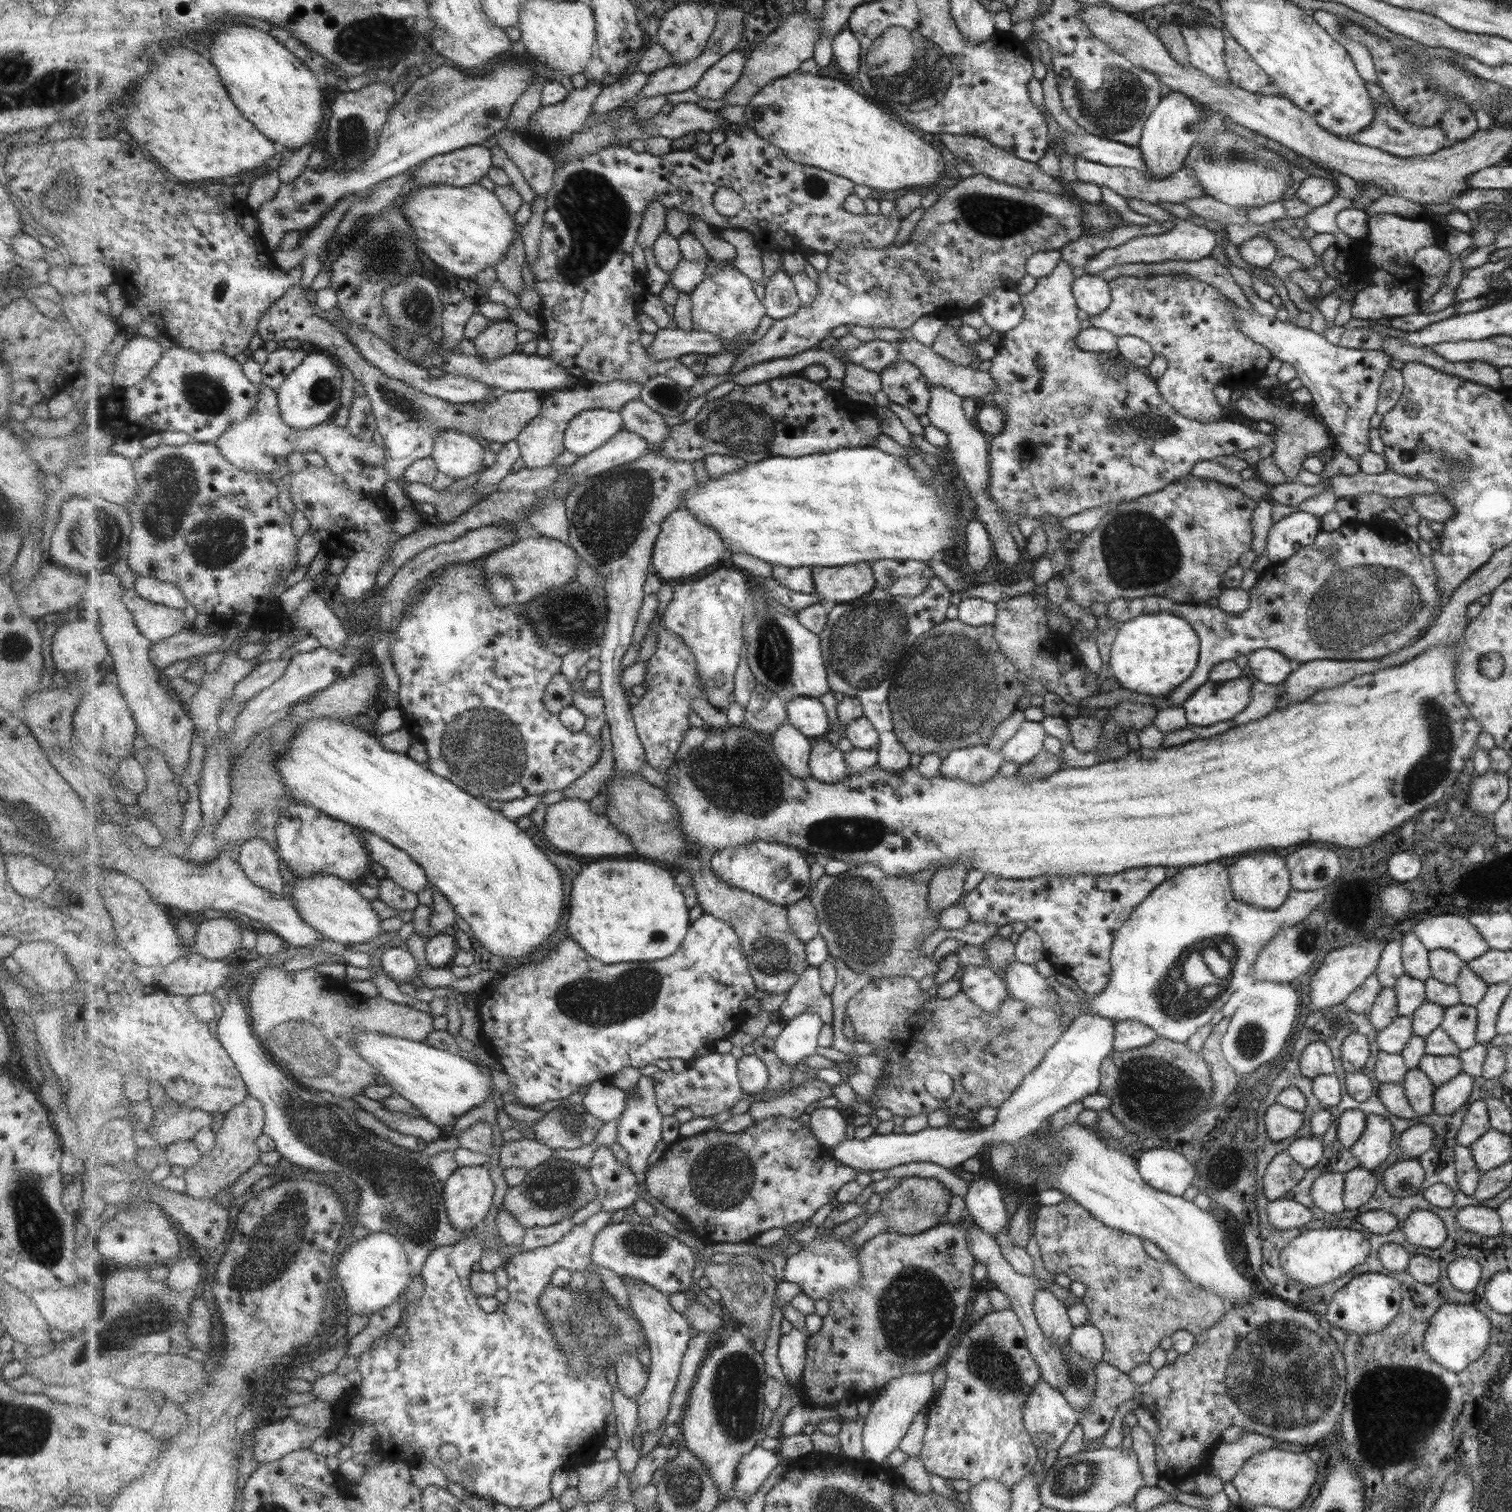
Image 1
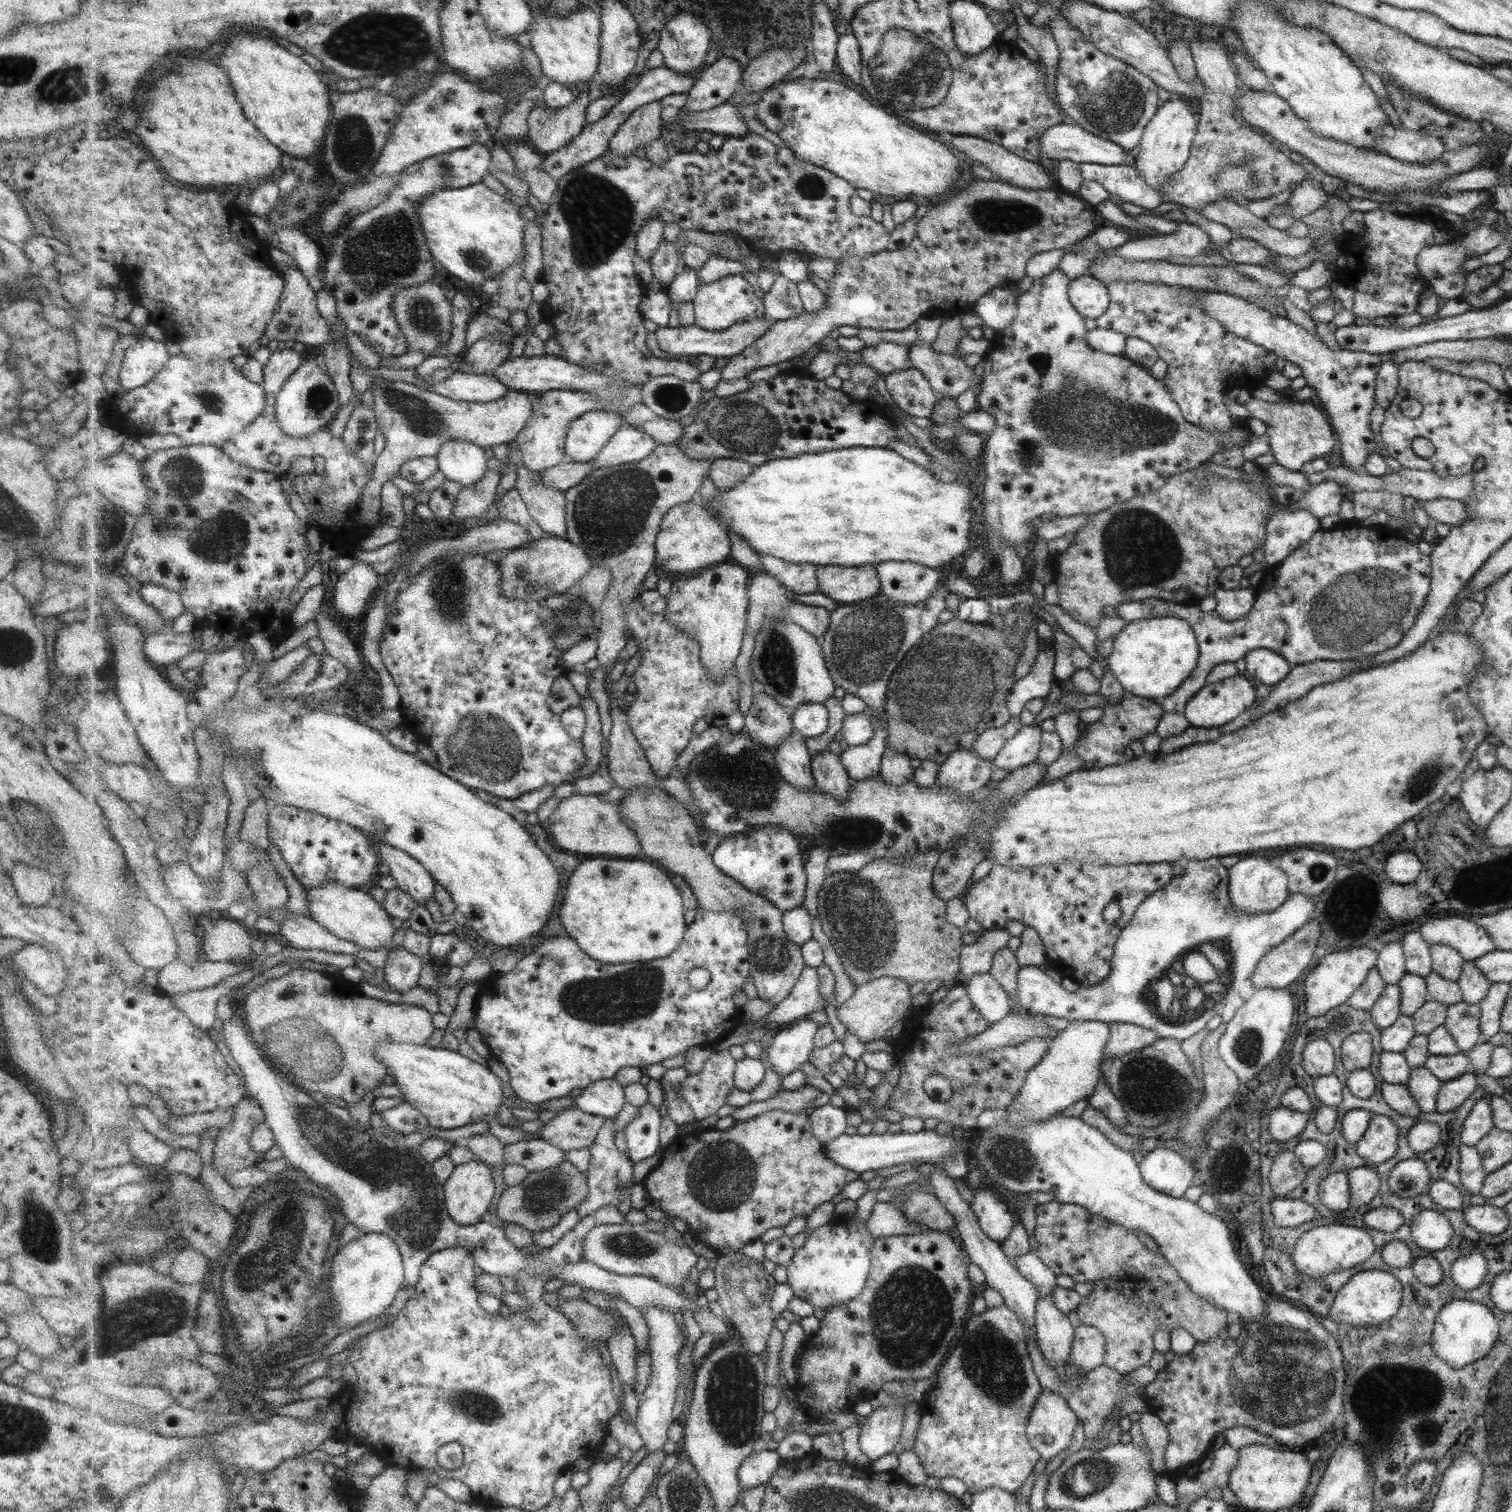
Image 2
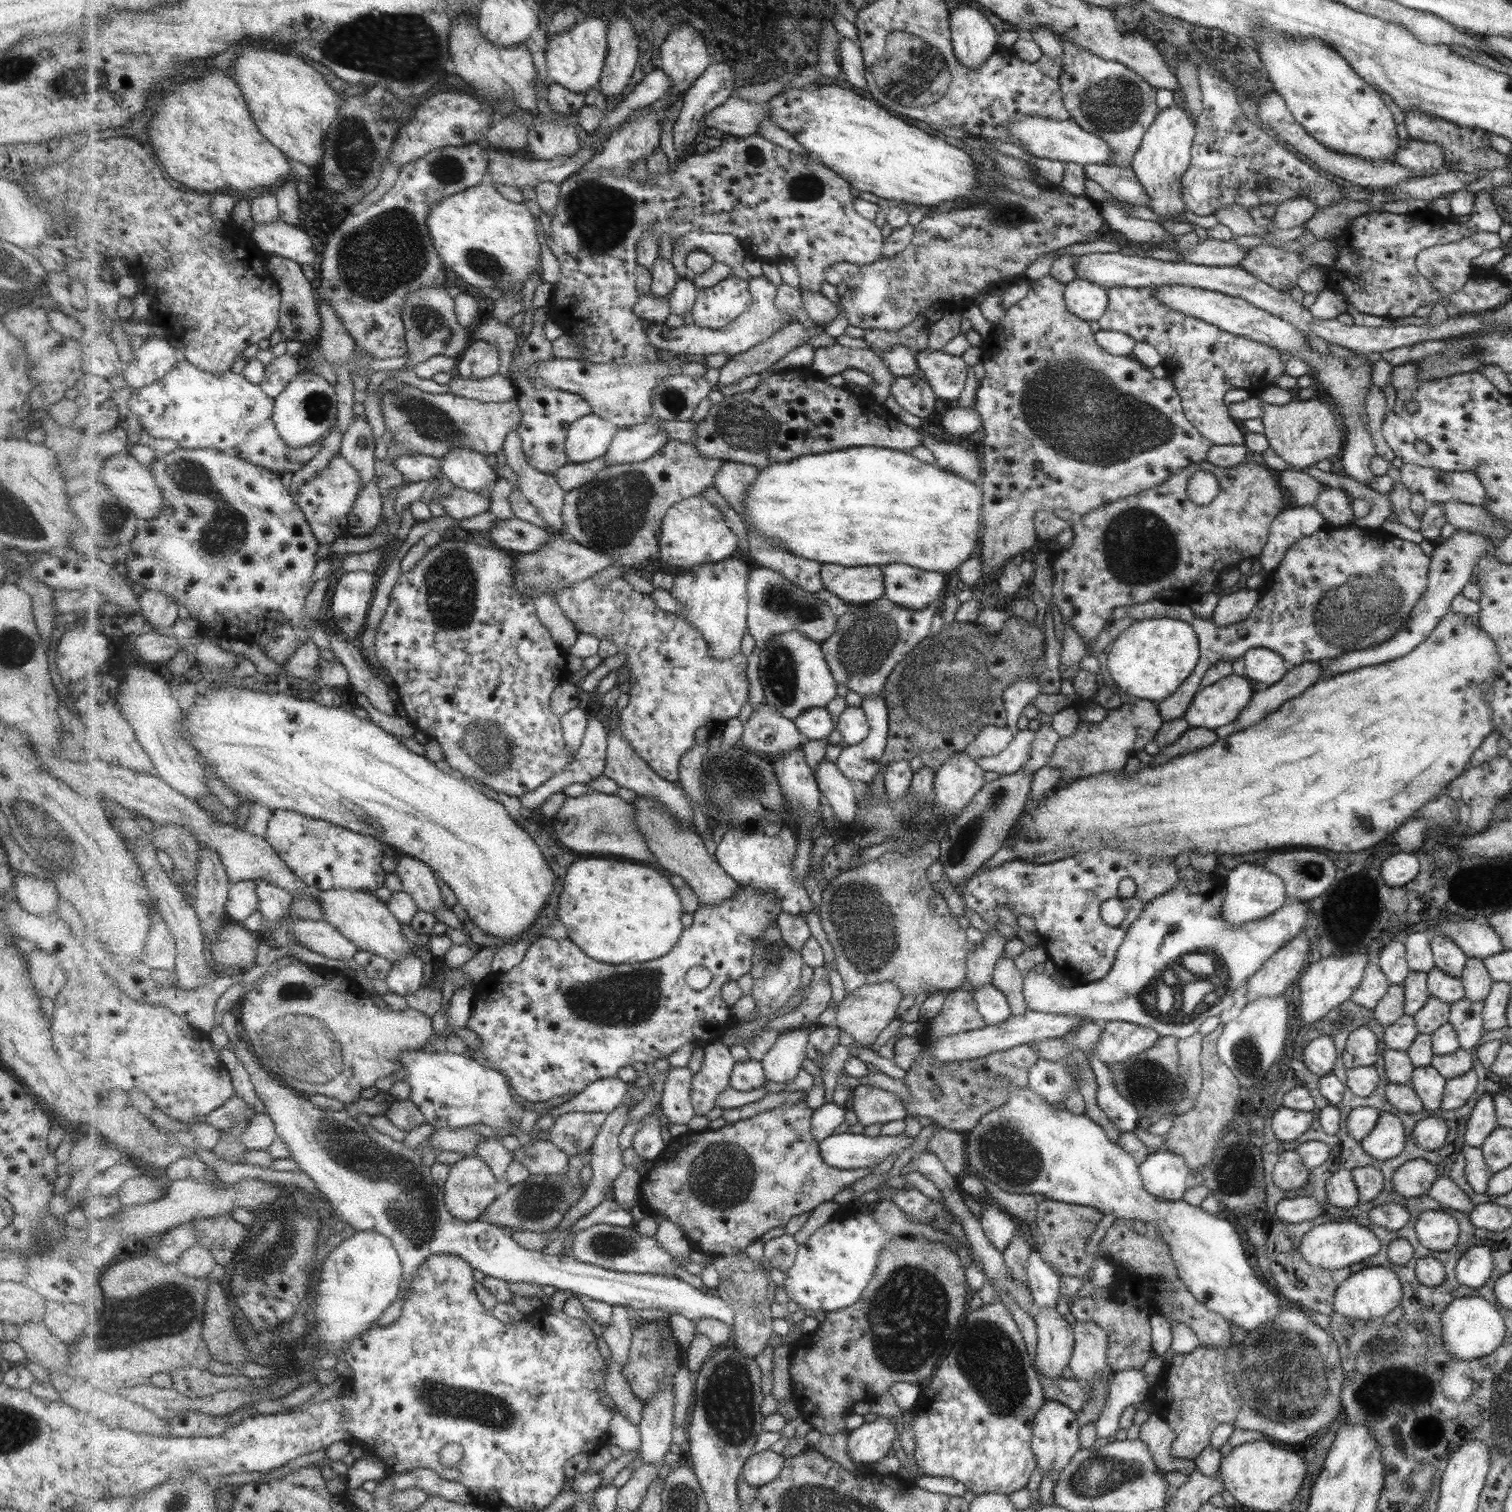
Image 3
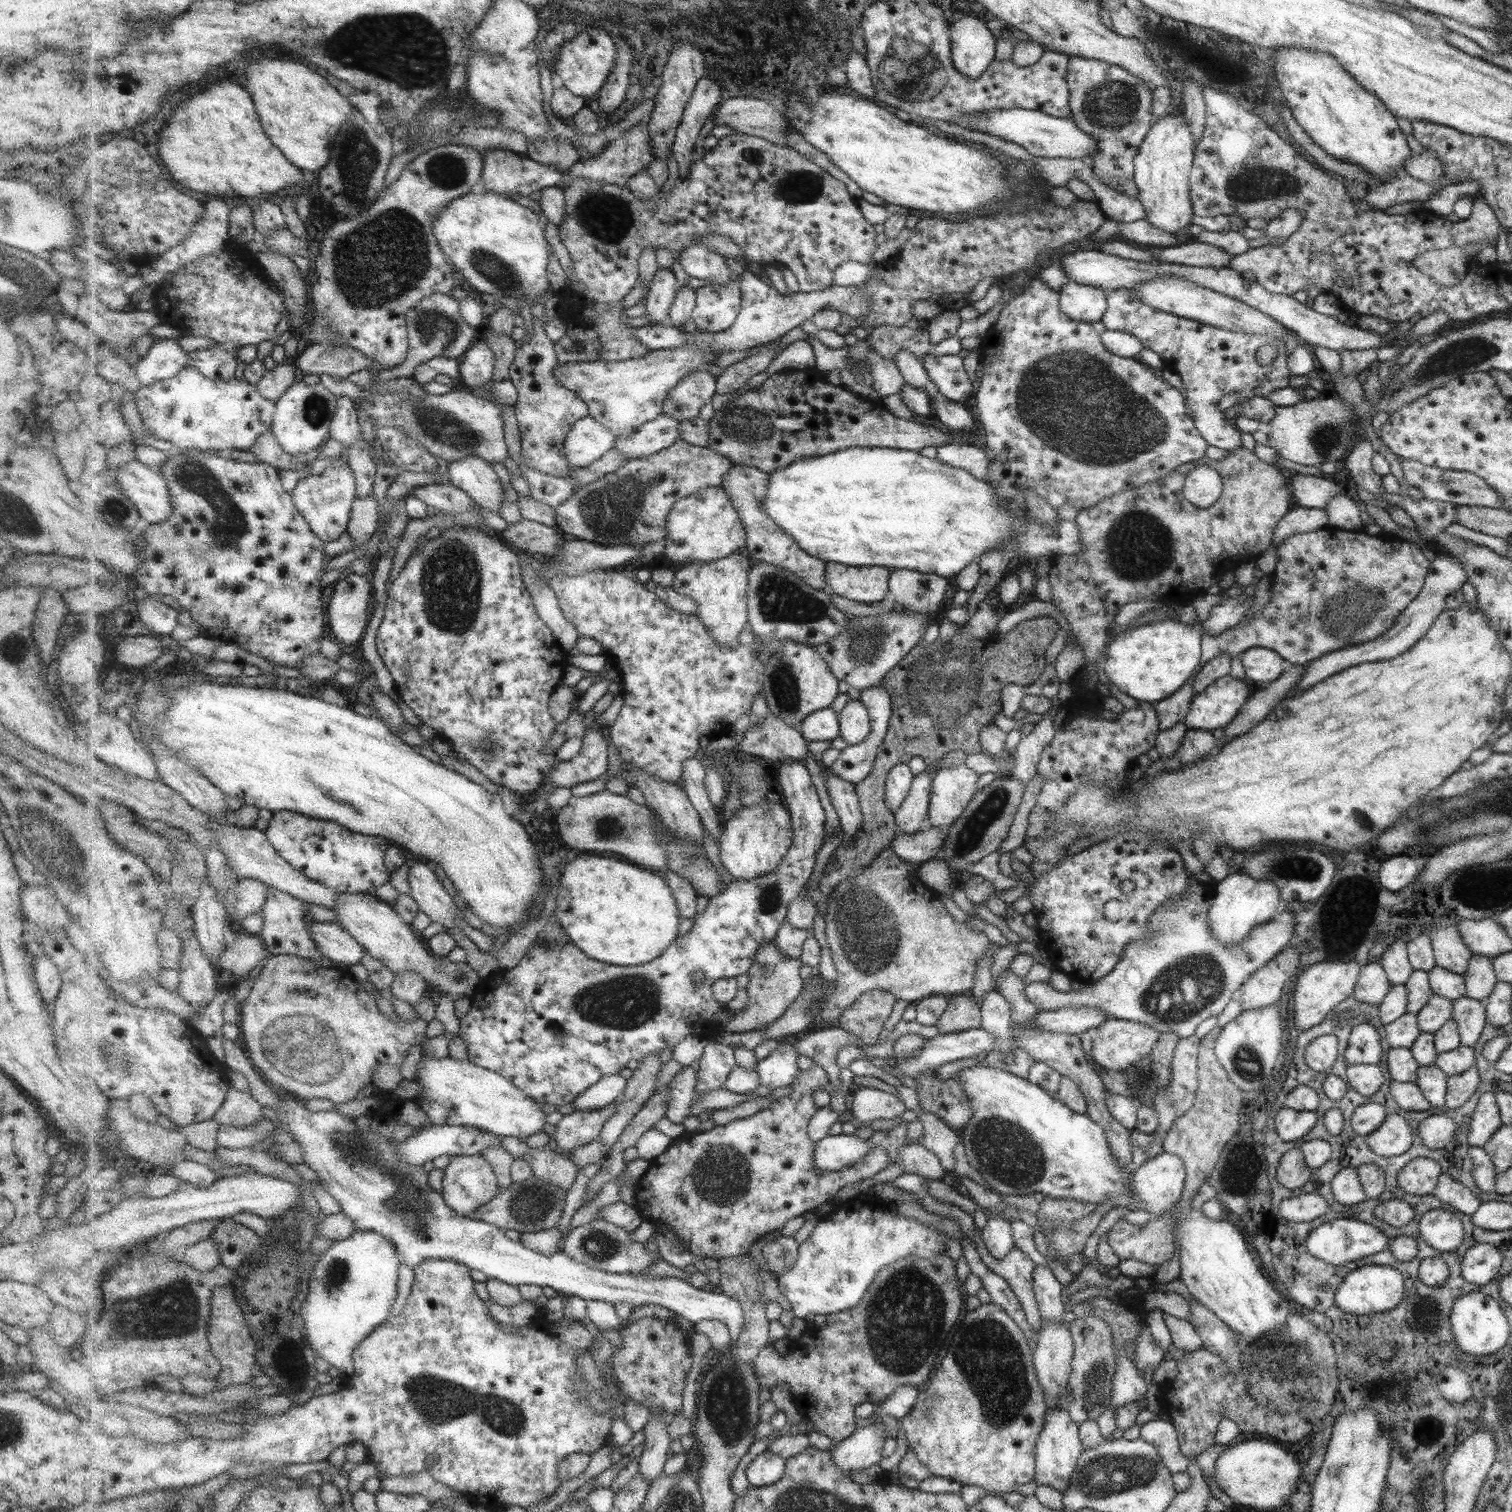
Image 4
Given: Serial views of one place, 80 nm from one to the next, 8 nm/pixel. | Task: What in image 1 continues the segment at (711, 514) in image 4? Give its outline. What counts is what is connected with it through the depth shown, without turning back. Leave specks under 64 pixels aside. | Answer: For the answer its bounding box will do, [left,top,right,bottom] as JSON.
[652,507,729,580]

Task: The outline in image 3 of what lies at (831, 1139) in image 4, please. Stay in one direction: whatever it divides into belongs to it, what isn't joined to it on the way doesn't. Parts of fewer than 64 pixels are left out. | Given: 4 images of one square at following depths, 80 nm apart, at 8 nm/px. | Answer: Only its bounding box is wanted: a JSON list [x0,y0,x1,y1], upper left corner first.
[819,1134,911,1170]

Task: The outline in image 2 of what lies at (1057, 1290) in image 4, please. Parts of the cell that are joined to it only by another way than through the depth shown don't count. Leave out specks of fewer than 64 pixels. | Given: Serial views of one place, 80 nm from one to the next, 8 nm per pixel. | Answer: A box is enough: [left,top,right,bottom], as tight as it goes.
[1012,1251,1056,1297]

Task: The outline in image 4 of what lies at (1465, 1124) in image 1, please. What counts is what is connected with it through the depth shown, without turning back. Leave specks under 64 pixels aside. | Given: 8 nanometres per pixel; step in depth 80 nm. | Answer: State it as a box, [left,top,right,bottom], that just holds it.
[1467,1092,1502,1148]

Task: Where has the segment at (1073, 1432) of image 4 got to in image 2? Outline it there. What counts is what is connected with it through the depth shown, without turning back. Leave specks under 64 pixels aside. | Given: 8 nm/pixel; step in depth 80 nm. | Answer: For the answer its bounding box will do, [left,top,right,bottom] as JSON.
[1026,1390,1078,1461]

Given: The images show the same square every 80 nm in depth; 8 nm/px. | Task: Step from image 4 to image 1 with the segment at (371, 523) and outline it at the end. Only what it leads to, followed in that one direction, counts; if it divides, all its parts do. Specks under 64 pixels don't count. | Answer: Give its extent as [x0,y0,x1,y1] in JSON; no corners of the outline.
[259,284,555,481]

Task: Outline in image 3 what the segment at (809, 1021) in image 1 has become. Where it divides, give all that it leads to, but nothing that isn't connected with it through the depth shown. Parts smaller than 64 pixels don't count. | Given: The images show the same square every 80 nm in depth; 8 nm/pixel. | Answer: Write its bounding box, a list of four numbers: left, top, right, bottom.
[761,1025,816,1083]

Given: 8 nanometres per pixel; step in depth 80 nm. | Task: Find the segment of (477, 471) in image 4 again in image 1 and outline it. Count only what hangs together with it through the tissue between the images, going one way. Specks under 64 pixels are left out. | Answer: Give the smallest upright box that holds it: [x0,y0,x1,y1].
[431,429,486,480]

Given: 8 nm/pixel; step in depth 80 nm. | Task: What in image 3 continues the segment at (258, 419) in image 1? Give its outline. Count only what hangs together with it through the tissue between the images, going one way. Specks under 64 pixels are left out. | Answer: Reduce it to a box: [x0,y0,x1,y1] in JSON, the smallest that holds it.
[235,418,364,545]

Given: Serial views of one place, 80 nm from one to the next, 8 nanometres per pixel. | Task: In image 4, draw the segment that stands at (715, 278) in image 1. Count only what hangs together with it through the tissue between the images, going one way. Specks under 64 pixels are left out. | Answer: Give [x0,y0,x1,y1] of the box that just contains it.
[692,278,743,332]

